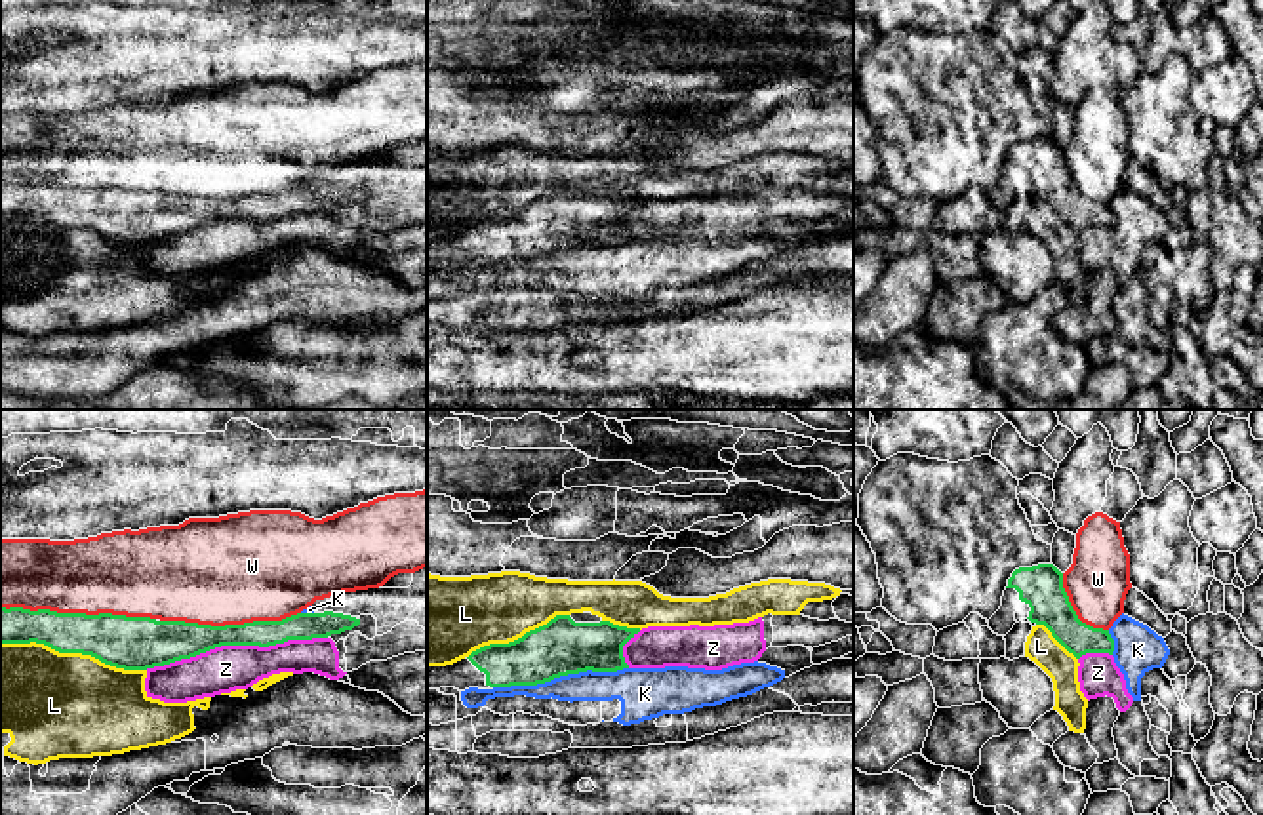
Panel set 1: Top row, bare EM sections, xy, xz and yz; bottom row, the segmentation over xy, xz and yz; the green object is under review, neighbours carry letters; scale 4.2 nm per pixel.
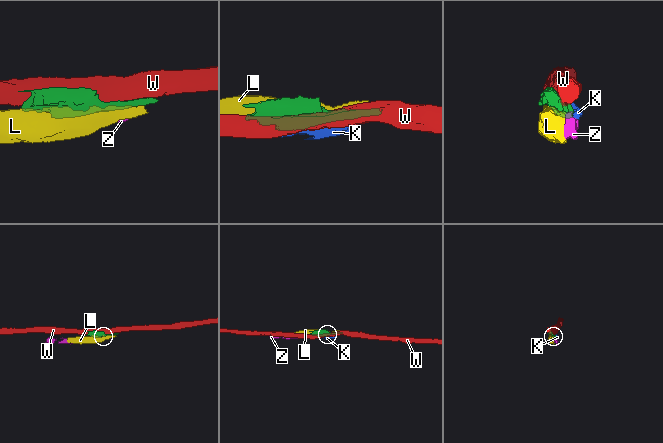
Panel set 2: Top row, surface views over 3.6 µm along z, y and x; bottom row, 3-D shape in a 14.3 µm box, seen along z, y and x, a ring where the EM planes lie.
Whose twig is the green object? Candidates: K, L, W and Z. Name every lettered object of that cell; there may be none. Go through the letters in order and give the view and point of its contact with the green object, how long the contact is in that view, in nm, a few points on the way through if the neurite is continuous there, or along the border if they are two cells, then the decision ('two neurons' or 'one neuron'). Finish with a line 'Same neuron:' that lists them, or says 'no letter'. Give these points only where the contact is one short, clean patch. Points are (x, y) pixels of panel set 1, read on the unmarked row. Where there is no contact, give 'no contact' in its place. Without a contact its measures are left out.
K: meets green in xz at (561, 248); contact 550 nm long; two neurons
L: meets green in xy at (73, 225); contact 650 nm long; two neurons
W: meets green in xy at (79, 187); contact 650 nm long; two neurons
Z: meets green in xy at (235, 218); contact 800 nm long; two neurons
Same neuron: no letter

